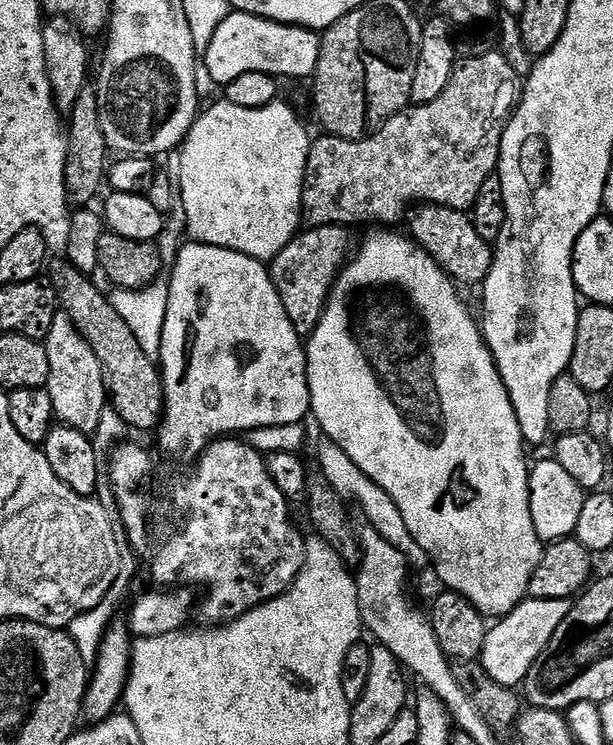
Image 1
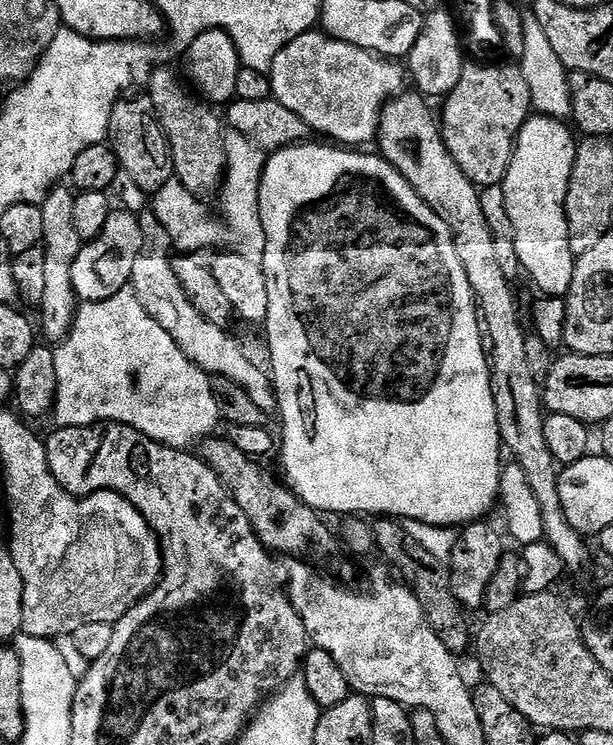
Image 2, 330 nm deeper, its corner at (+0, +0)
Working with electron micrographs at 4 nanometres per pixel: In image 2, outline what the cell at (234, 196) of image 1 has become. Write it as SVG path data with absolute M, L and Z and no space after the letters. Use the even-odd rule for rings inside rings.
M229 131L224 138L224 159L226 175L222 181L222 193L228 203L228 228L219 224L208 213L205 201L195 196L185 184L173 178L154 194L156 200L150 204L158 222L166 230L173 245L184 254L200 254L203 248L216 248L231 245L242 256L263 257L266 250L266 234L260 221L260 179L264 173L265 153L237 132Z

